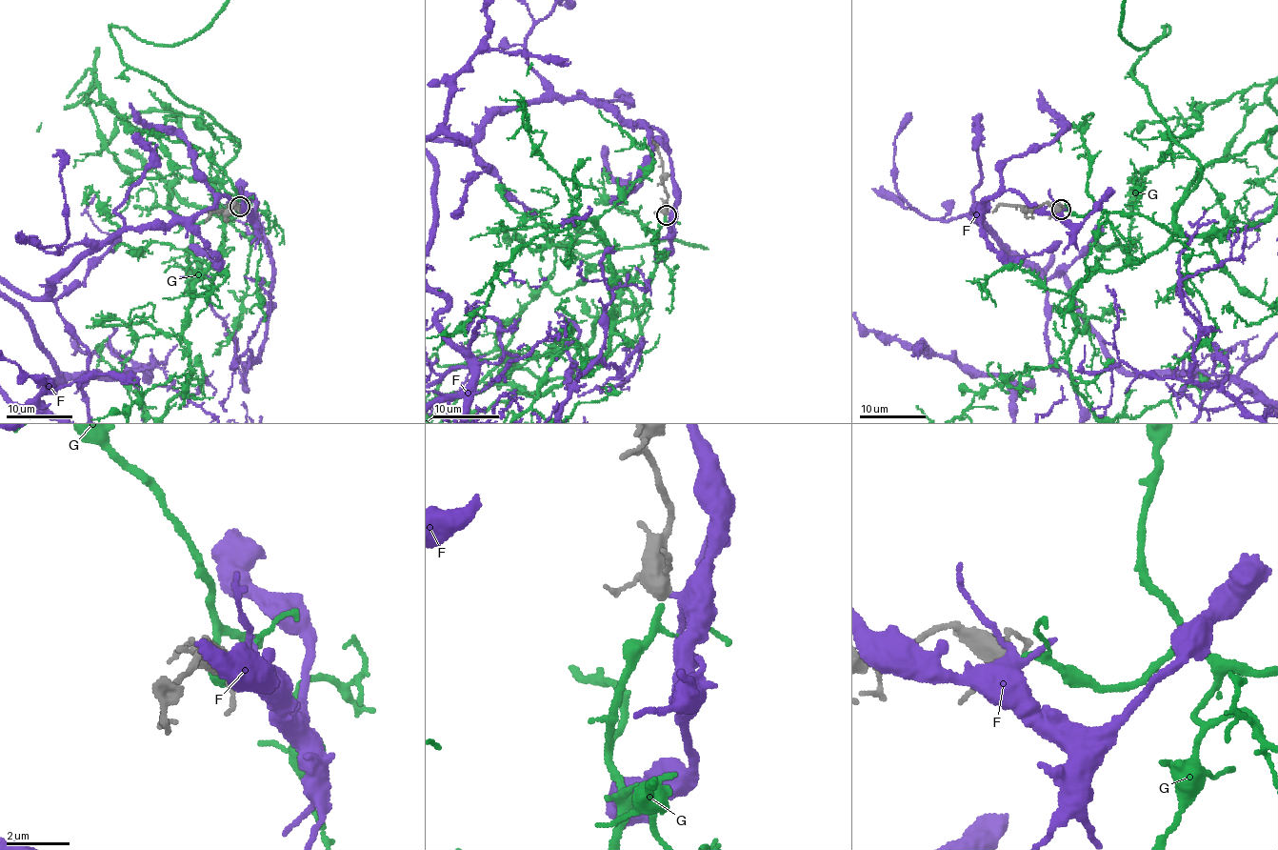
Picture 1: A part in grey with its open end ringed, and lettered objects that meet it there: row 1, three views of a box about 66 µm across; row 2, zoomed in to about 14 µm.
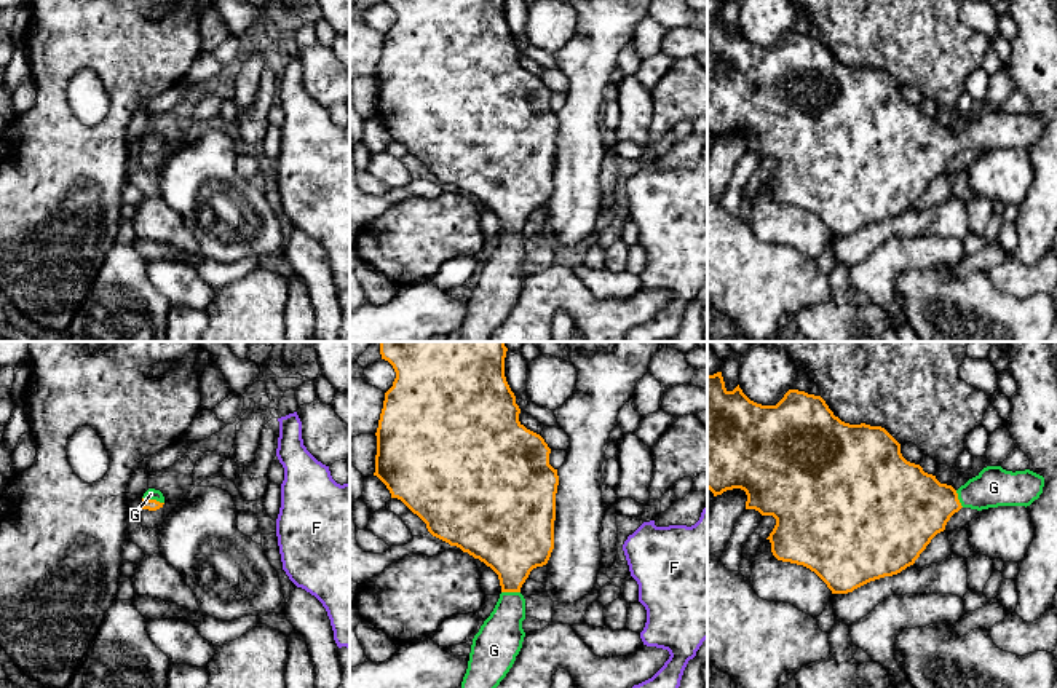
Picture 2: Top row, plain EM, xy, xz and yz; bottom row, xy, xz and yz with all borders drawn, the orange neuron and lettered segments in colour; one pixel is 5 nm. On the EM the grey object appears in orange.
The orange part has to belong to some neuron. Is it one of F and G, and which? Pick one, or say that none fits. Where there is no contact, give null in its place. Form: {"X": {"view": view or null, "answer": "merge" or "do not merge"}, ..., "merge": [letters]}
{"F": {"view": null, "answer": "do not merge"}, "G": {"view": "xy", "answer": "merge"}, "merge": ["G"]}

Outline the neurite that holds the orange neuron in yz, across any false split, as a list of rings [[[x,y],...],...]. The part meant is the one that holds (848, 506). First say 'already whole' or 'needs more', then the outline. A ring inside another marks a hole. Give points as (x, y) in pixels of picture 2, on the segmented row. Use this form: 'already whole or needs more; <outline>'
needs more; [[[722,372],[707,375],[707,488],[714,496],[733,488],[744,490],[746,509],[776,519],[766,538],[773,556],[810,568],[832,594],[853,592],[913,565],[961,508],[977,511],[998,506],[1027,508],[1039,498],[1043,487],[1044,477],[1030,469],[1012,473],[1001,466],[987,466],[955,490],[924,473],[920,465],[907,461],[901,453],[901,444],[885,428],[845,423],[821,396],[789,389],[776,405],[762,405],[750,401],[739,385],[728,391]]]

